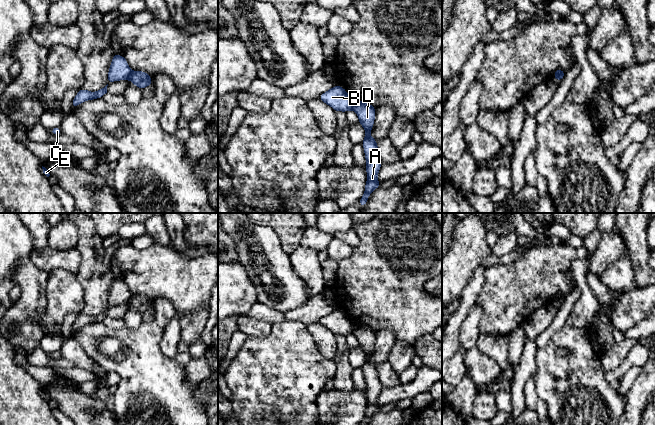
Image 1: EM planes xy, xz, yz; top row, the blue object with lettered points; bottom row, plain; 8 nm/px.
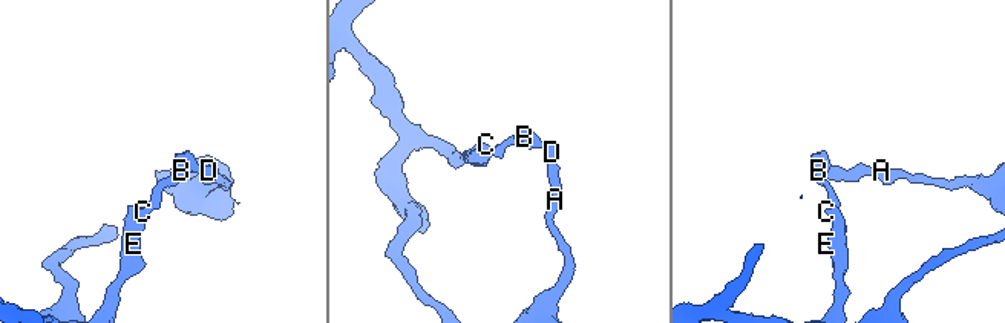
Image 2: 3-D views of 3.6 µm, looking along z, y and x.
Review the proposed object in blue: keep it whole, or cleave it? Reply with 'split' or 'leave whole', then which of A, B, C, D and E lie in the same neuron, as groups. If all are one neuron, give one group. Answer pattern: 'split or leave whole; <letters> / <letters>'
split; A D / B C E

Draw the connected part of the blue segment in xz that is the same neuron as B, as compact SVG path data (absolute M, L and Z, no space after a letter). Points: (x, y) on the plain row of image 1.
M335 309L332 313L321 318L319 323L331 330L336 336L352 334L356 327L345 313L339 309Z

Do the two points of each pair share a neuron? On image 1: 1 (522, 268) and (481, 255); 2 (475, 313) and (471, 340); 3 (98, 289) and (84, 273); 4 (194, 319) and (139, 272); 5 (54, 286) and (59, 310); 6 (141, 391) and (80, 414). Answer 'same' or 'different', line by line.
1: different
2: same
3: same
4: different
5: same
6: different

